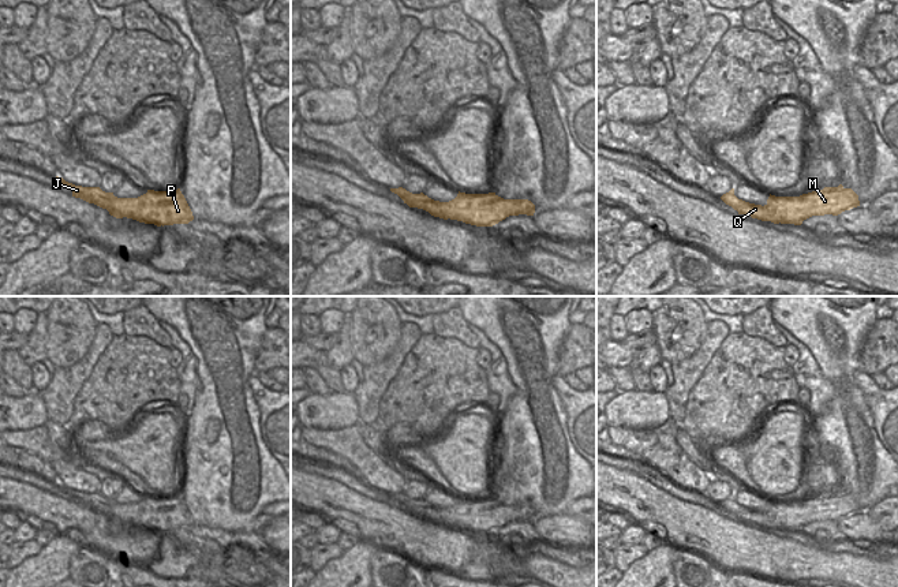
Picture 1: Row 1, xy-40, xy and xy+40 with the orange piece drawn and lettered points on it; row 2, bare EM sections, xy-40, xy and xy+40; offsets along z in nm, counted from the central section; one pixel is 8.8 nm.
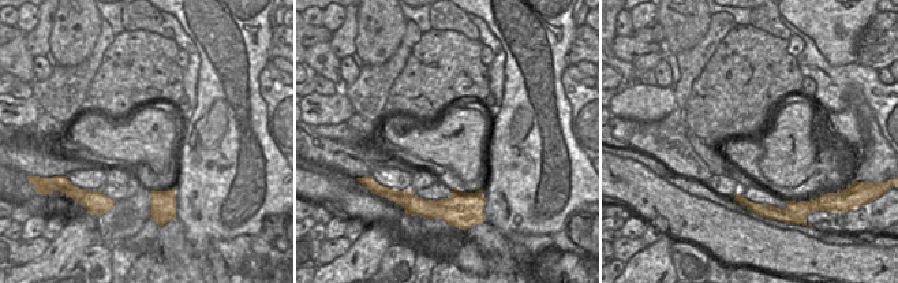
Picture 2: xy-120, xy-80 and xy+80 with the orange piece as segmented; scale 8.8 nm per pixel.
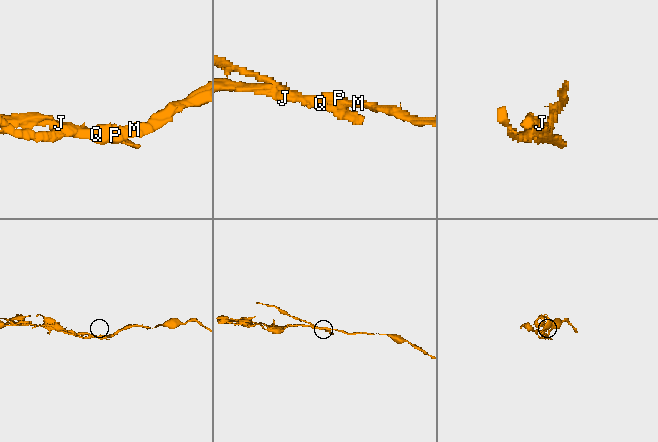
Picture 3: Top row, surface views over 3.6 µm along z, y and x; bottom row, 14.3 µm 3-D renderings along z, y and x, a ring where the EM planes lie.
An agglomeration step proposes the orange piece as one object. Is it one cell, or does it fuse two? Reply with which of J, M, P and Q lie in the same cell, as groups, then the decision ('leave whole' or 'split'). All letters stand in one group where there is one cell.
J Q / M P; split

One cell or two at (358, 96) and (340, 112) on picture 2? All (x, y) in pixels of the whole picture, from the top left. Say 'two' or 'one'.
two

